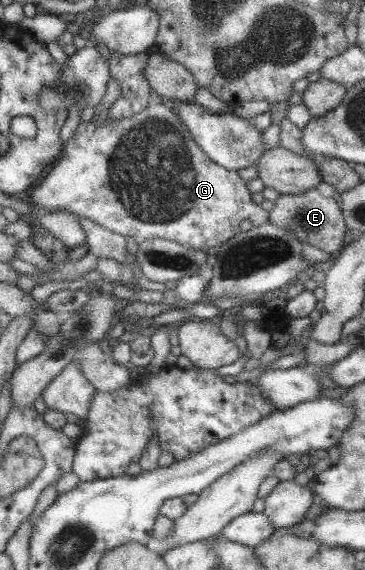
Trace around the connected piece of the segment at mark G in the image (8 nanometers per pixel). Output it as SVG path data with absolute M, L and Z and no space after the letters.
M159 102L153 107L145 107L141 112L135 115L121 119L115 122L105 121L104 125L97 125L94 127L93 122L80 122L75 129L71 138L64 143L64 151L62 156L51 165L46 173L43 174L40 180L41 183L37 187L33 187L33 193L29 193L27 204L34 205L35 209L42 213L47 211L59 212L60 209L65 209L80 217L85 217L88 220L94 221L105 229L109 229L113 233L123 235L123 237L132 237L136 242L147 241L148 239L164 239L174 241L177 244L187 246L192 249L199 249L206 251L210 247L218 249L223 243L231 239L238 231L240 231L239 224L241 219L248 219L253 226L259 226L261 221L268 219L268 211L261 208L260 205L254 204L251 201L251 194L247 190L247 183L239 178L237 171L228 171L216 165L212 160L209 160L205 153L201 151L199 146L189 133L187 128L181 124L181 120L177 118L177 113L174 113L167 102Z

